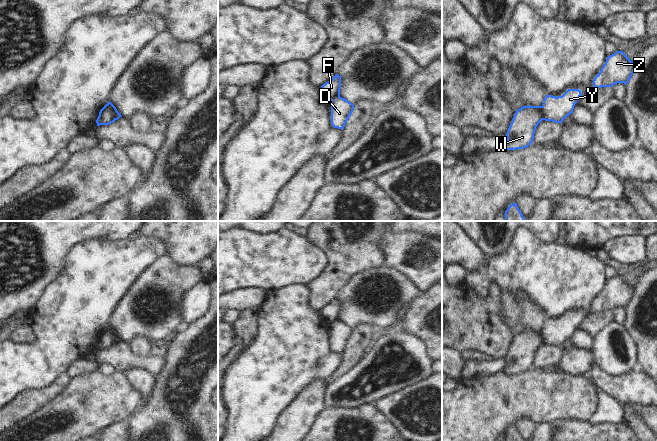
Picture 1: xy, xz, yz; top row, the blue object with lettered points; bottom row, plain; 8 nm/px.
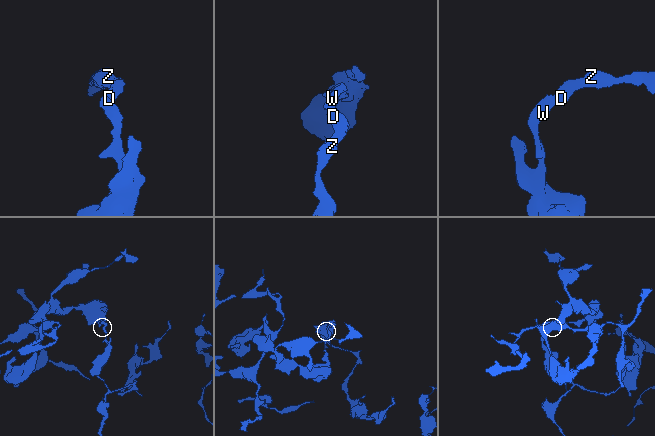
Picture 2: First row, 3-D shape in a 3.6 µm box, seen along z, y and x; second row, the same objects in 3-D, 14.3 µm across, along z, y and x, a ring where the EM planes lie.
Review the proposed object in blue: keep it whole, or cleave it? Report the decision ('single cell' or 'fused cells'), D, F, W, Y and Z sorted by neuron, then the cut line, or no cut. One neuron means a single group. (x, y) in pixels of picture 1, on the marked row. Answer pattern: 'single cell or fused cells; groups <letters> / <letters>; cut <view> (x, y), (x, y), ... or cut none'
fused cells; groups D Y Z / F W; cut yz (540, 106), (544, 119)

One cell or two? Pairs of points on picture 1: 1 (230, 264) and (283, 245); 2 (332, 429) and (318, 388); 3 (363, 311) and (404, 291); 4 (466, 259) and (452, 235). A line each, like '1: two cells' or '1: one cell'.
1: one cell
2: two cells
3: one cell
4: one cell

